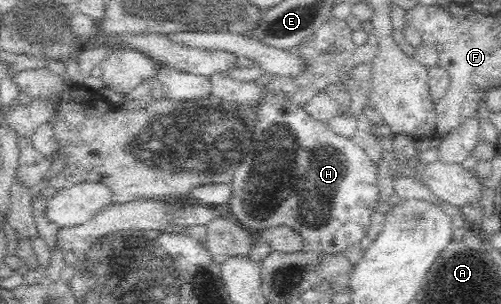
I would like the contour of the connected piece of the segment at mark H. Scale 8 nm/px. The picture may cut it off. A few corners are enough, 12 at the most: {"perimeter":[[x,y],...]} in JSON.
{"perimeter":[[227,73],[259,107],[227,203],[299,251],[360,244],[383,176],[360,145]]}

